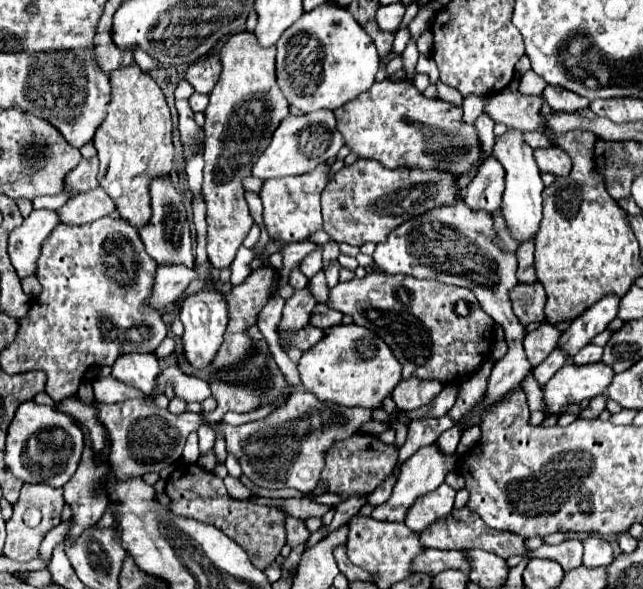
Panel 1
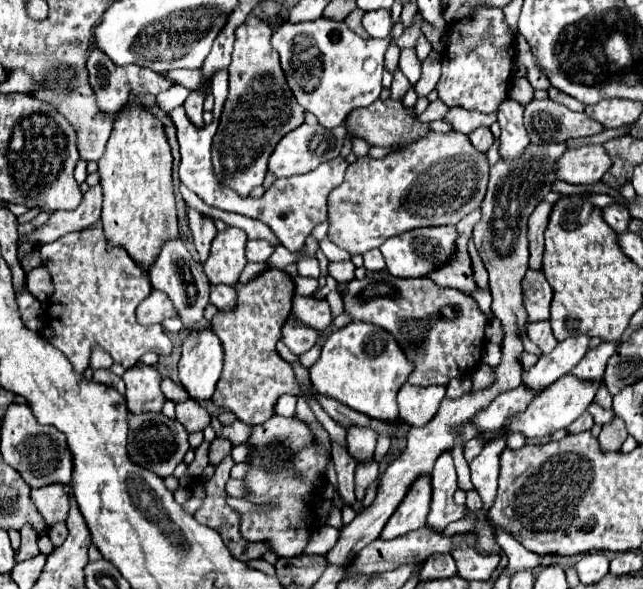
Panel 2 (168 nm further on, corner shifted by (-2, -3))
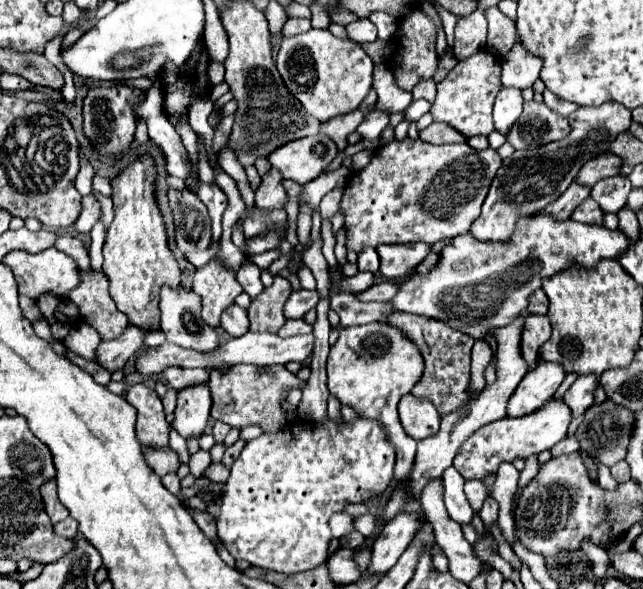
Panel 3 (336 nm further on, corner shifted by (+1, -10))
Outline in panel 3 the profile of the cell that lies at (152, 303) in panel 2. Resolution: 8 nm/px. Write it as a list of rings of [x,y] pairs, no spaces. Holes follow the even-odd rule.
[[[128,326],[122,336],[118,336],[116,340],[108,340],[108,342],[100,342],[98,350],[96,350],[96,362],[100,366],[104,366],[106,370],[114,372],[118,368],[124,368],[126,360],[130,356],[136,354],[136,350],[142,348],[144,336],[148,334],[146,328],[136,328],[136,326]]]

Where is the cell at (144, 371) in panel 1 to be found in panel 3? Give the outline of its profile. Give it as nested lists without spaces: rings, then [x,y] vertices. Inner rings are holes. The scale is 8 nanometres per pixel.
[[[138,382],[128,388],[126,400],[138,410],[136,436],[140,444],[142,446],[166,446],[170,424],[164,418],[164,406],[162,406],[160,396],[144,382]]]

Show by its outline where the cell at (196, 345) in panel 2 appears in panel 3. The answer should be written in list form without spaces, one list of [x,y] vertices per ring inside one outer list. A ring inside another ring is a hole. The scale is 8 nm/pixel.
[[[198,384],[192,388],[182,388],[178,392],[178,404],[174,410],[172,426],[184,436],[200,436],[210,418],[212,398],[208,384]]]

